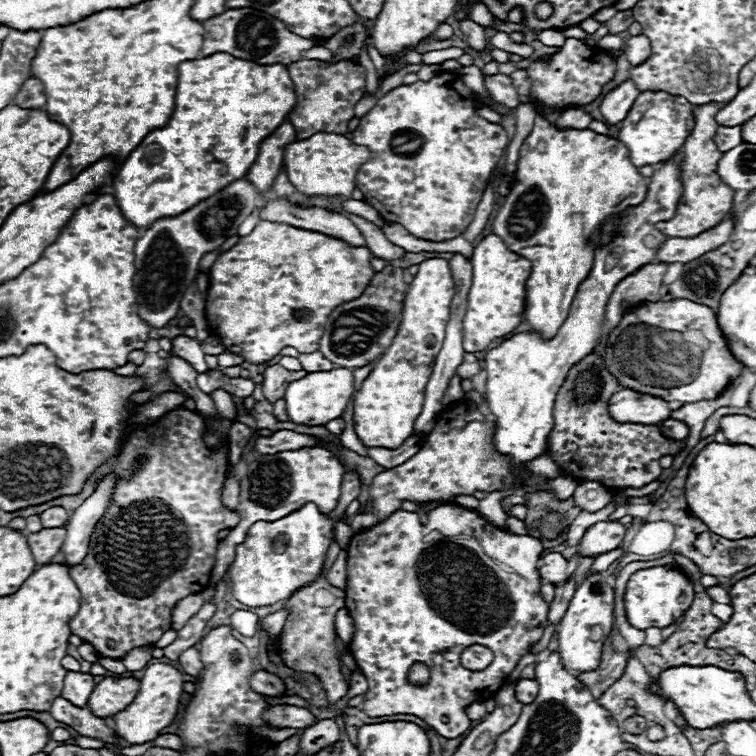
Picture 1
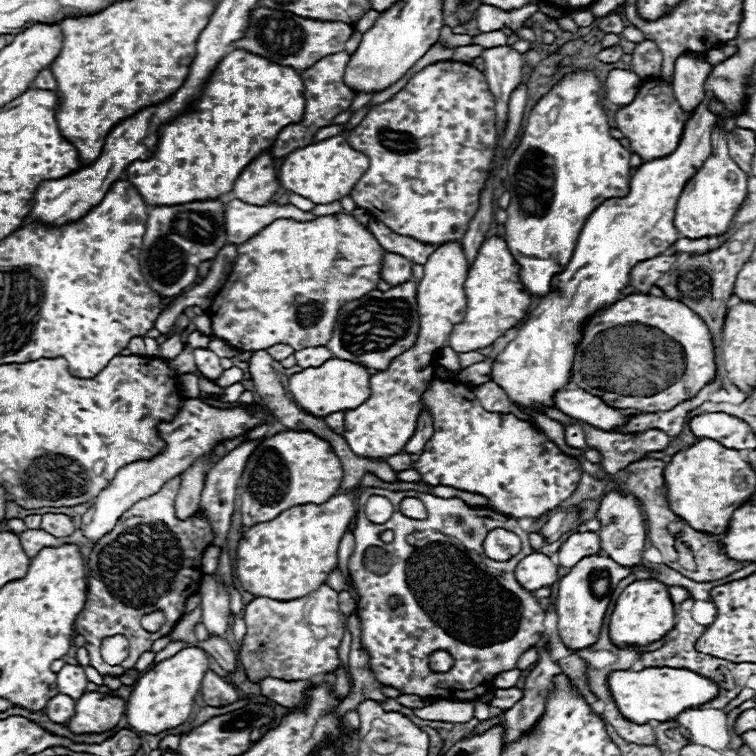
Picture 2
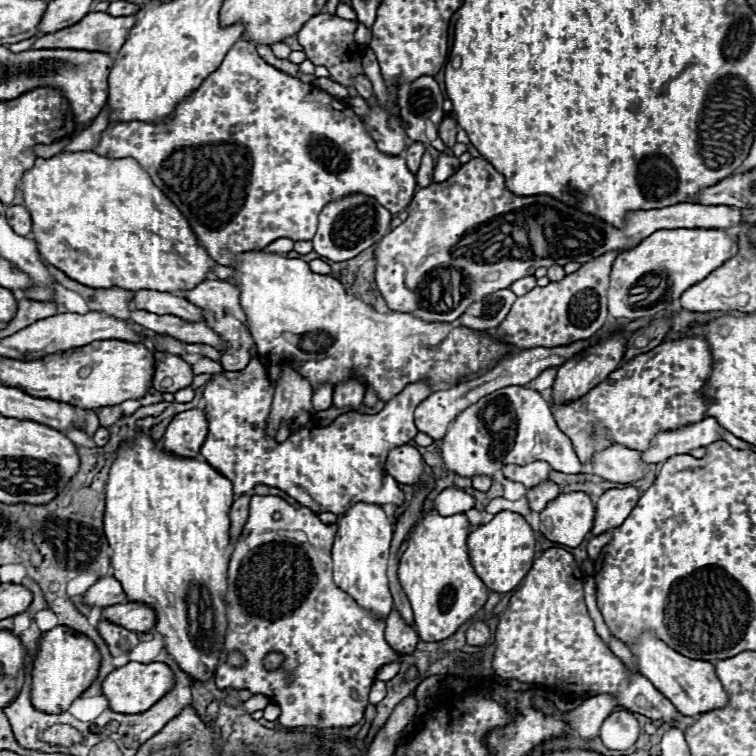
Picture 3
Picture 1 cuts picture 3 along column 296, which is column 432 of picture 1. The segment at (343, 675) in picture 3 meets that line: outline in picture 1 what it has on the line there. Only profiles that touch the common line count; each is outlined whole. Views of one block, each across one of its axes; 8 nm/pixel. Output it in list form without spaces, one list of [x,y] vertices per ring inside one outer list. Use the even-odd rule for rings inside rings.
[[[442,504],[432,508],[426,524],[420,522],[416,512],[400,509],[379,522],[378,526],[356,532],[348,544],[346,610],[354,622],[350,654],[368,680],[366,702],[362,706],[364,714],[370,718],[414,714],[444,738],[462,736],[472,726],[472,720],[466,718],[466,708],[474,702],[486,702],[504,686],[504,680],[528,648],[542,638],[548,624],[548,604],[538,594],[542,582],[538,558],[542,556],[542,548],[544,546],[538,538],[516,536],[508,530],[500,530],[484,520],[476,510],[466,510],[458,504]],[[460,534],[470,538],[462,538]],[[496,562],[504,568],[512,568],[510,572],[513,574],[504,572]],[[524,582],[528,584],[524,586]],[[472,644],[482,644],[494,652],[494,660],[486,670],[472,672],[460,664],[460,654]],[[414,662],[422,662],[430,670],[426,688],[414,688],[414,684],[408,682],[408,670]],[[440,716],[448,716],[450,724],[440,722]]]

